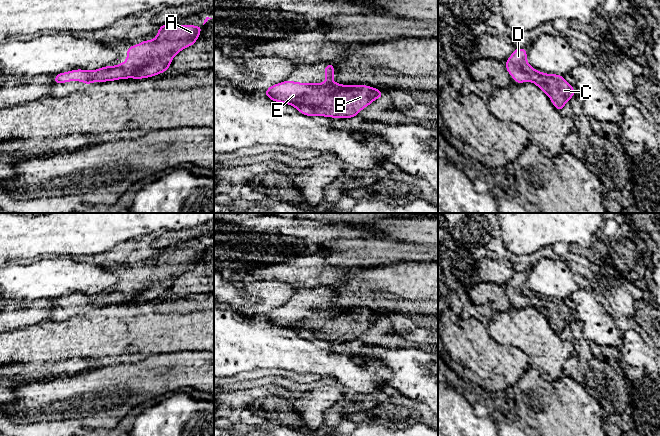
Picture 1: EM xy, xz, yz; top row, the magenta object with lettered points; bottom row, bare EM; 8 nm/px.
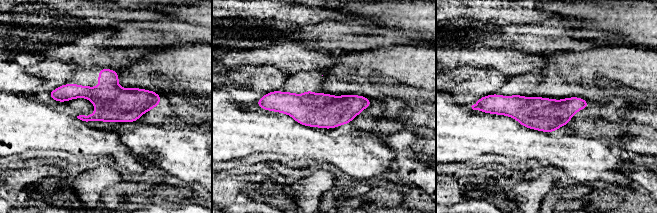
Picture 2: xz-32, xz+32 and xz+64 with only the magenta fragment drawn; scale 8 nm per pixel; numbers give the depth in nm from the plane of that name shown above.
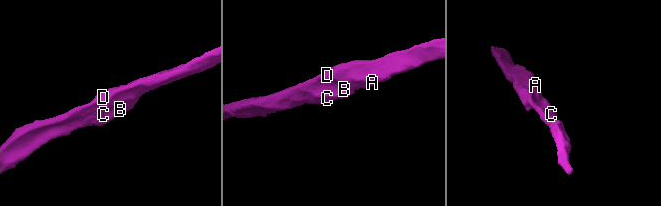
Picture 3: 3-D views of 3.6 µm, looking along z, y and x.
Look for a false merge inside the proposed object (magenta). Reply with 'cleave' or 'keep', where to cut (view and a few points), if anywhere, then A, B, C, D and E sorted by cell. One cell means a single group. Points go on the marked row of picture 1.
keep; cut none; groups A B C D E

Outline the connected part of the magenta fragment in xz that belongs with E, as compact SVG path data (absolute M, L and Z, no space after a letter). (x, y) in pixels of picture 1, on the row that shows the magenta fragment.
M331 62L324 68L325 83L299 83L292 80L269 86L263 93L272 101L294 106L299 113L314 117L355 118L376 98L383 98L380 89L368 85L342 85L332 81L335 67Z

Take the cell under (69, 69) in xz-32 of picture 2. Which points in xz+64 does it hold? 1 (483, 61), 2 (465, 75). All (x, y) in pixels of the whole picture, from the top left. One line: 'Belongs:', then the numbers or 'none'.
Belongs: 2

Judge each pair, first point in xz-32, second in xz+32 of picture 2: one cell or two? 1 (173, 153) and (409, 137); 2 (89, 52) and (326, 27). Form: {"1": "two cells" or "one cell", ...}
{"1": "one cell", "2": "two cells"}

